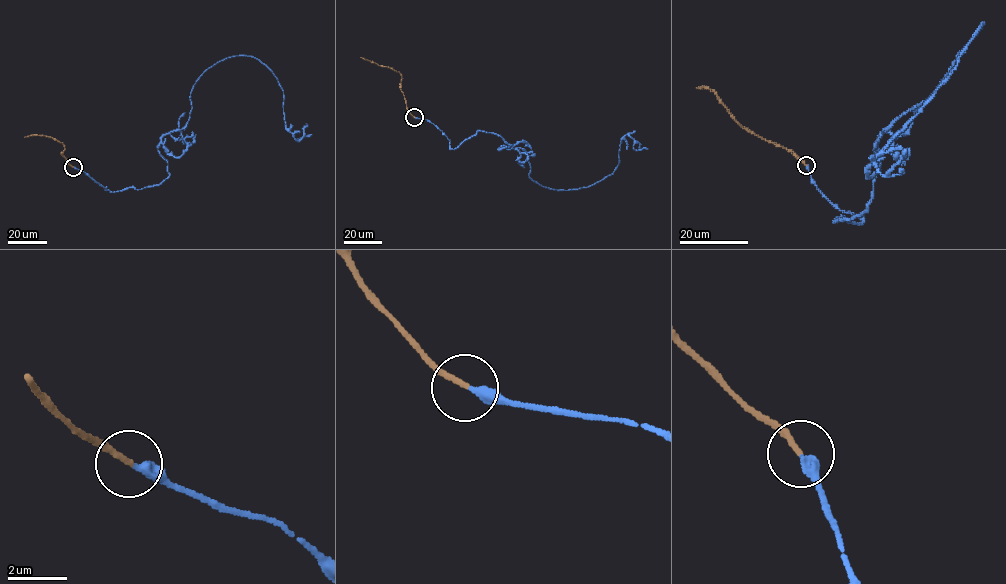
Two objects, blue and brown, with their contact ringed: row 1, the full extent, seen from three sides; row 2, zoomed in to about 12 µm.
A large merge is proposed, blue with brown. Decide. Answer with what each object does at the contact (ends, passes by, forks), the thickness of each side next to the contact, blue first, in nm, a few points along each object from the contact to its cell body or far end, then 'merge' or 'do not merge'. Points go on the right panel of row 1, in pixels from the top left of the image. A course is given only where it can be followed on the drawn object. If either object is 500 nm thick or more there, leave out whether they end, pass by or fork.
blue ends; brown ends; calibres 320 and 200 nm; course blue (806, 165), (861, 224), (834, 220), (868, 208), (881, 134), (983, 23), (874, 159), (884, 176), (903, 169); course brown (806, 165), (780, 145), (747, 131), (715, 91), (704, 86), (696, 88); merge

